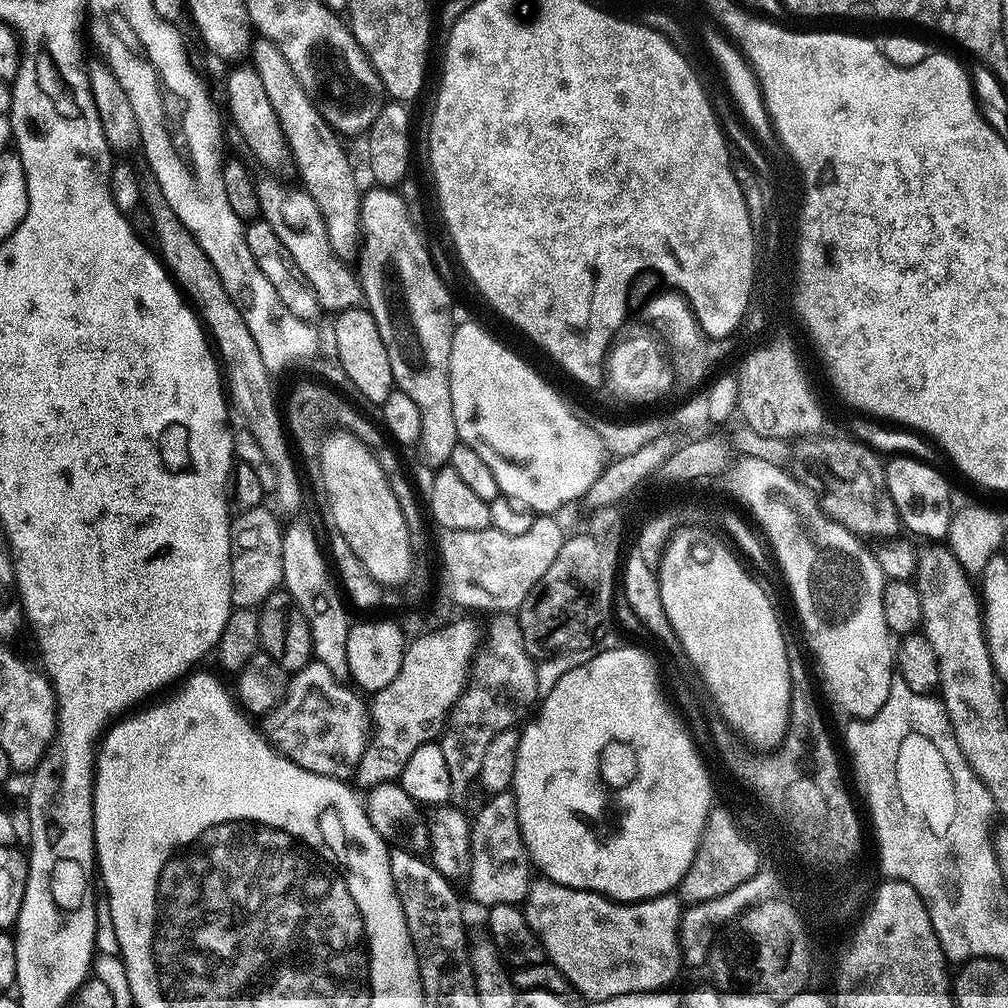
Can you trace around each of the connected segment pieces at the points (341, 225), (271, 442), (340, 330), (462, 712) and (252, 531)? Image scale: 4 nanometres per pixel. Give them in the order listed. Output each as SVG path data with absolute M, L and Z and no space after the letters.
M263 38L257 39L253 43L250 60L262 78L262 86L265 87L270 106L275 110L279 125L286 134L295 171L298 170L303 182L301 185L315 200L322 214L332 250L342 260L353 261L362 244L360 214L363 193L350 158L340 144L339 133L322 118L321 112L295 77L290 64L272 42Z
M151 174L145 175L142 180L142 204L145 209L148 207L148 216L152 219L156 240L160 243L158 255L161 261L166 265L181 293L194 305L218 353L218 360L226 377L226 392L230 397L231 407L240 411L240 416L244 419L243 427L252 435L254 442L262 446L266 462L274 466L274 495L277 502L288 512L298 511L304 500L304 492L300 489L300 476L296 473L296 464L292 461L291 450L288 449L290 436L286 431L281 409L276 409L276 392L272 389L273 377L266 362L262 362L262 354L258 354L258 346L254 343L254 334L250 334L250 326L246 326L246 318L242 318L226 286L222 286L222 278L218 278L214 262L206 258L206 250L198 246L194 234L190 234L178 214L174 214L174 210L168 205L168 199L162 194L162 186L158 186L156 177Z
M357 306L342 309L335 313L336 325L332 328L332 336L336 339L335 357L349 375L350 382L358 386L360 396L368 399L373 406L379 406L390 398L394 390L390 354L386 350L386 342L382 342L382 334L378 334L378 322L374 322L367 307Z
M496 614L489 620L492 621L488 624L488 637L485 640L483 637L476 655L472 657L468 683L464 686L464 692L457 698L456 705L448 713L443 733L438 740L442 754L446 757L446 766L450 770L452 800L456 802L466 794L466 786L479 781L486 746L490 746L490 742L495 736L502 734L502 730L516 728L537 707L540 696L536 677L538 664L524 645L524 634L520 629L519 619L512 614Z
M268 506L251 508L232 520L232 606L259 609L271 592L284 583L282 566L282 524Z

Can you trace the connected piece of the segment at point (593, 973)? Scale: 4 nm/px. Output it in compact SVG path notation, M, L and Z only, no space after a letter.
M533 879L523 905L530 930L538 934L545 957L559 970L573 989L584 995L585 1001L613 998L614 995L631 992L654 992L663 989L682 969L680 951L680 913L682 901L679 895L656 896L653 900L621 902L587 892L581 888L562 886L553 880Z

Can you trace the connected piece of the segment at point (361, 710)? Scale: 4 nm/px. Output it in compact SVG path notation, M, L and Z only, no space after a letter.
M313 659L302 670L291 673L288 693L277 708L263 717L262 731L276 751L302 766L302 770L351 781L370 739L370 712L365 701L363 704L355 694L345 681L334 678L320 660Z

